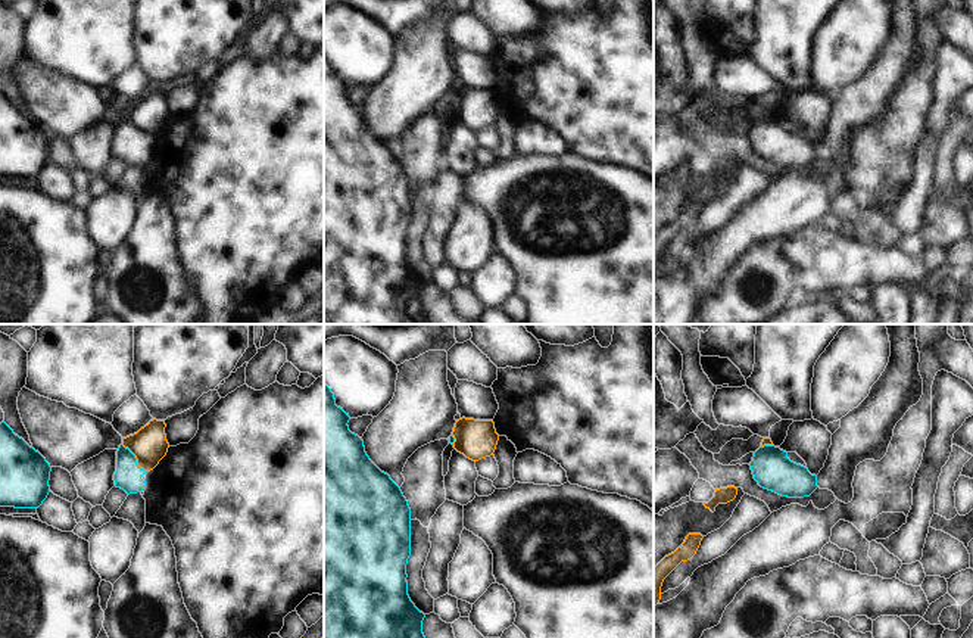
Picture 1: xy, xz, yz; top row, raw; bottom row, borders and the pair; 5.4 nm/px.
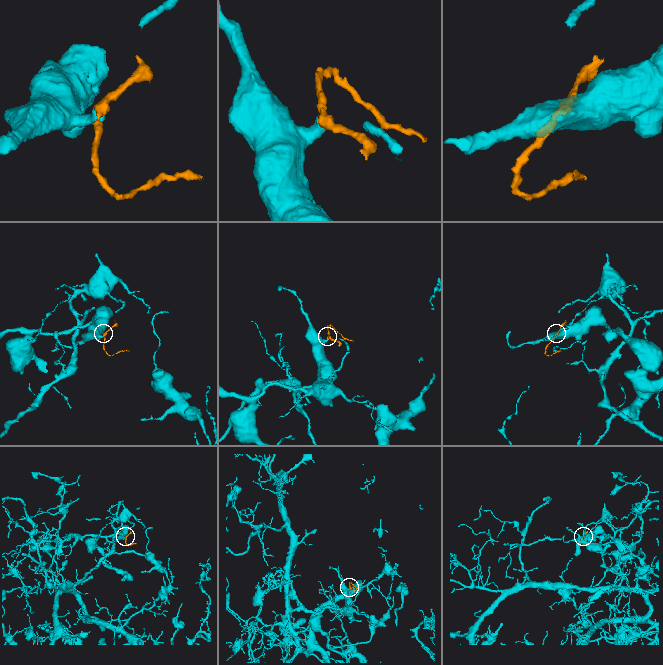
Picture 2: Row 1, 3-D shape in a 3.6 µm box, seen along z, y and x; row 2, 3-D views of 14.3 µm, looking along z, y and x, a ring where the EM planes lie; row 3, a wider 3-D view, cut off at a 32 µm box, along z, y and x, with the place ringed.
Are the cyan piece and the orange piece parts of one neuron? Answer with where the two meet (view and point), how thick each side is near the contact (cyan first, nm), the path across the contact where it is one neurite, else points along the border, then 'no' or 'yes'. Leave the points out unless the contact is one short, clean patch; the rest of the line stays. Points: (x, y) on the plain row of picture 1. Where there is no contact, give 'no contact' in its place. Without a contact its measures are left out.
meets cyan in xy at (136, 128); 140 nm thick on the cyan side, 200 nm on the other; border along xy (121, 114), (146, 142); no

